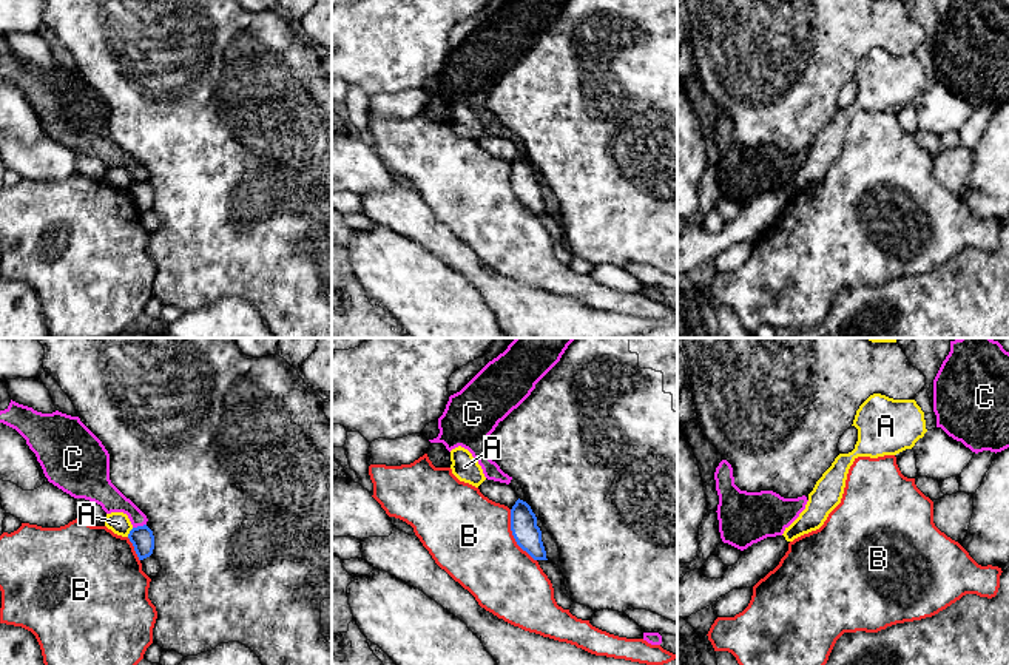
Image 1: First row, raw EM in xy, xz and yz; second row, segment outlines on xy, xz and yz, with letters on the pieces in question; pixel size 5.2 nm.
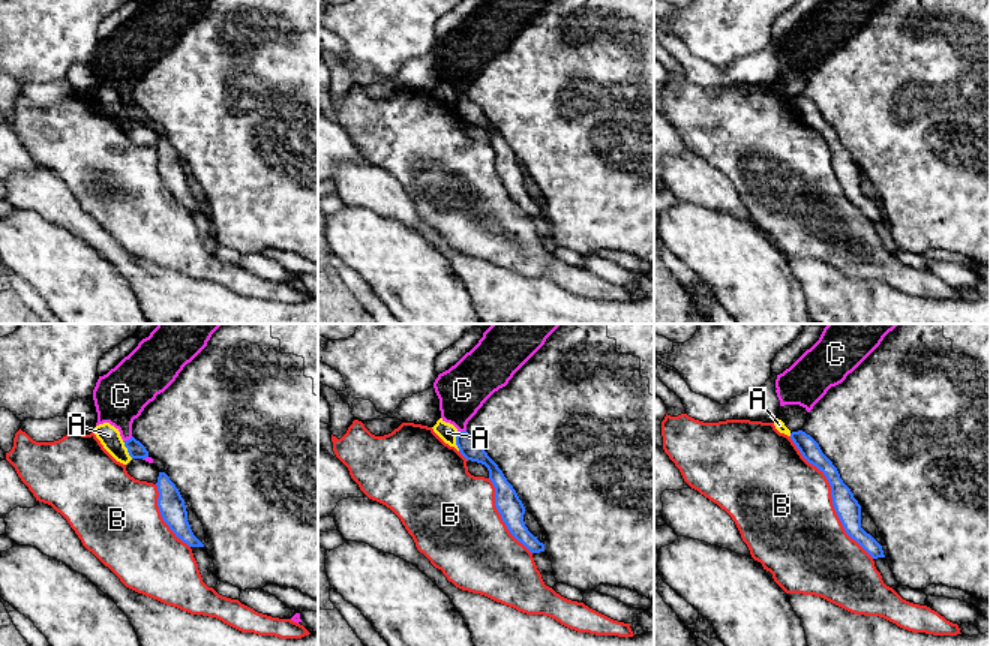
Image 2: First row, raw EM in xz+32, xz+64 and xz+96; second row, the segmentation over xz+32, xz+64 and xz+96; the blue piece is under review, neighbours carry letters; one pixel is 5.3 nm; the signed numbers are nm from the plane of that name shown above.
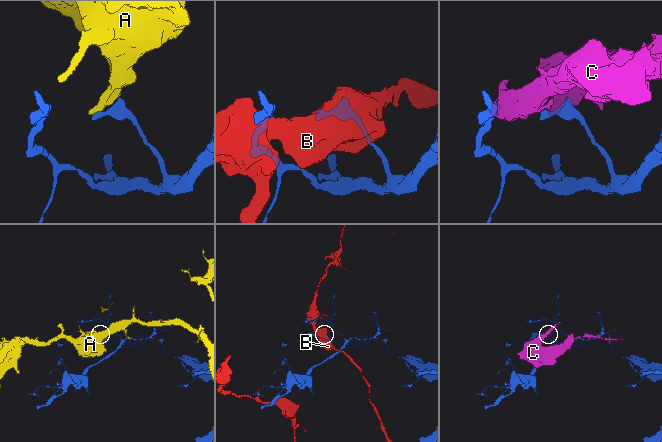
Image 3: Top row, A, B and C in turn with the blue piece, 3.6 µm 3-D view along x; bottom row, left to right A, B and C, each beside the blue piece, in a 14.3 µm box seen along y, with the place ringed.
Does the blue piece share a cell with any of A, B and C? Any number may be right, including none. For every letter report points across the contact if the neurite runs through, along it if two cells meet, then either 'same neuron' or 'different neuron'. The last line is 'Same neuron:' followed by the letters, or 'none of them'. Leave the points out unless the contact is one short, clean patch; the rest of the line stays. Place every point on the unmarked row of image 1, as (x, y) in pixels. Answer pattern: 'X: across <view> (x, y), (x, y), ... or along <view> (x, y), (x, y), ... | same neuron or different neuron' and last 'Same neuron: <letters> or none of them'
A: different neuron
B: different neuron
C: different neuron
Same neuron: none of them

